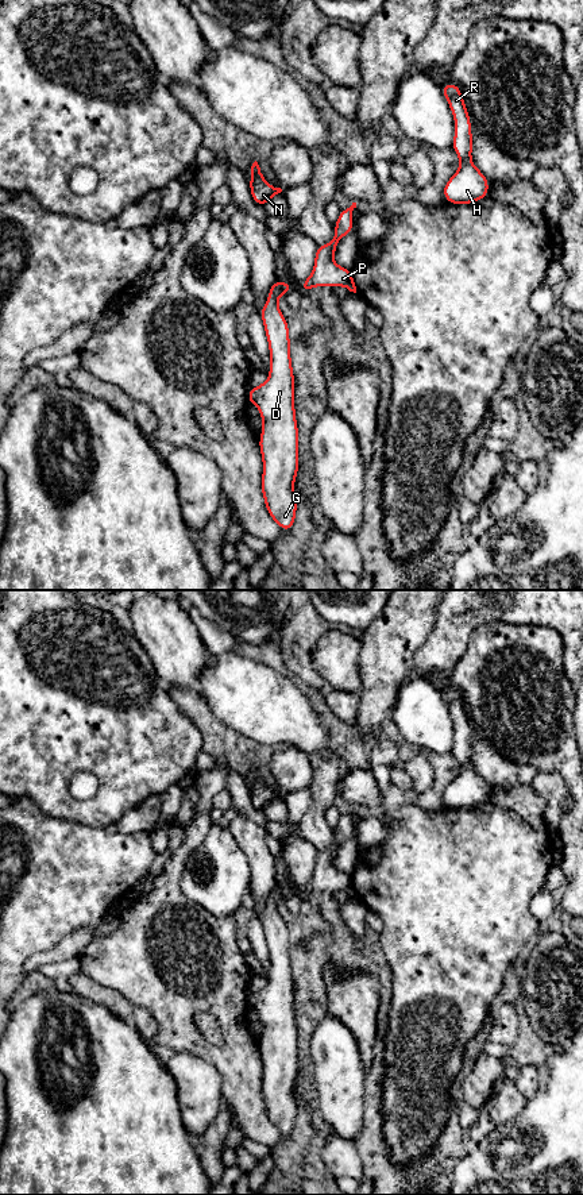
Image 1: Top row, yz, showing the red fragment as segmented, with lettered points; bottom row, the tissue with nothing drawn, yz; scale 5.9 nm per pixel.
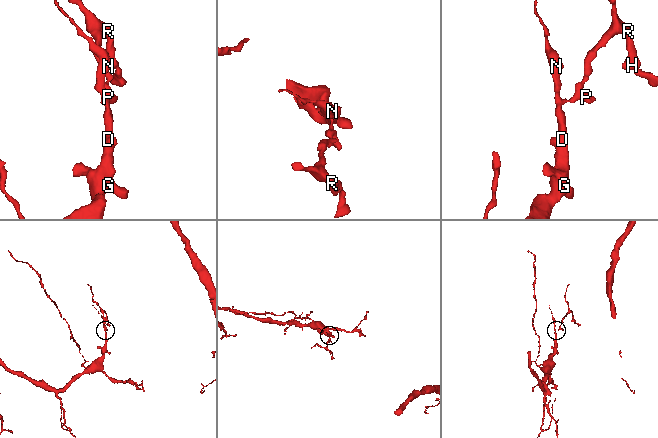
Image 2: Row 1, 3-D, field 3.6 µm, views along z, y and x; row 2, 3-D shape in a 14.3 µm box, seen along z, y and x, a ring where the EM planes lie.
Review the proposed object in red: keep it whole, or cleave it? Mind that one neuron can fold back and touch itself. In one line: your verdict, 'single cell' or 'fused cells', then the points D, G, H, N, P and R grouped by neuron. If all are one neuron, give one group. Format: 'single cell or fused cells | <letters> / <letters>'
single cell | D G H N P R

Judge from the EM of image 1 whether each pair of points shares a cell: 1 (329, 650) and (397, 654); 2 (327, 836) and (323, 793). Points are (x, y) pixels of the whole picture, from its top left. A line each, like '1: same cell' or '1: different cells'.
1: different cells
2: same cell

